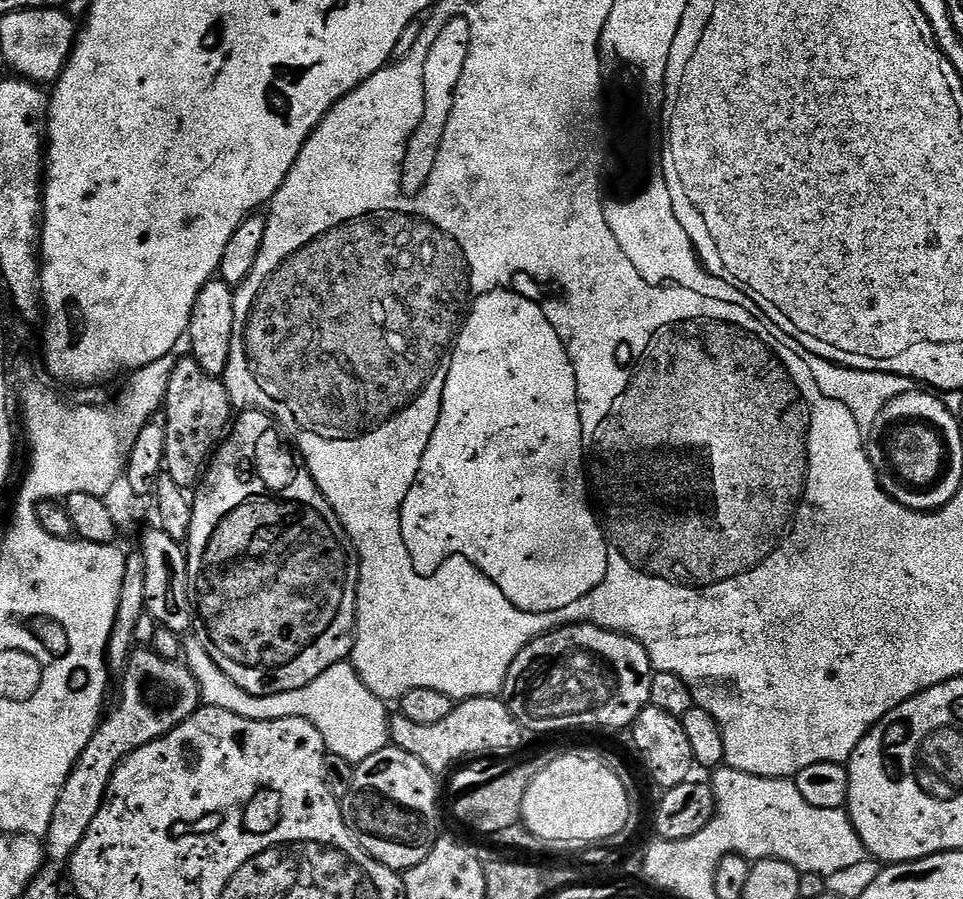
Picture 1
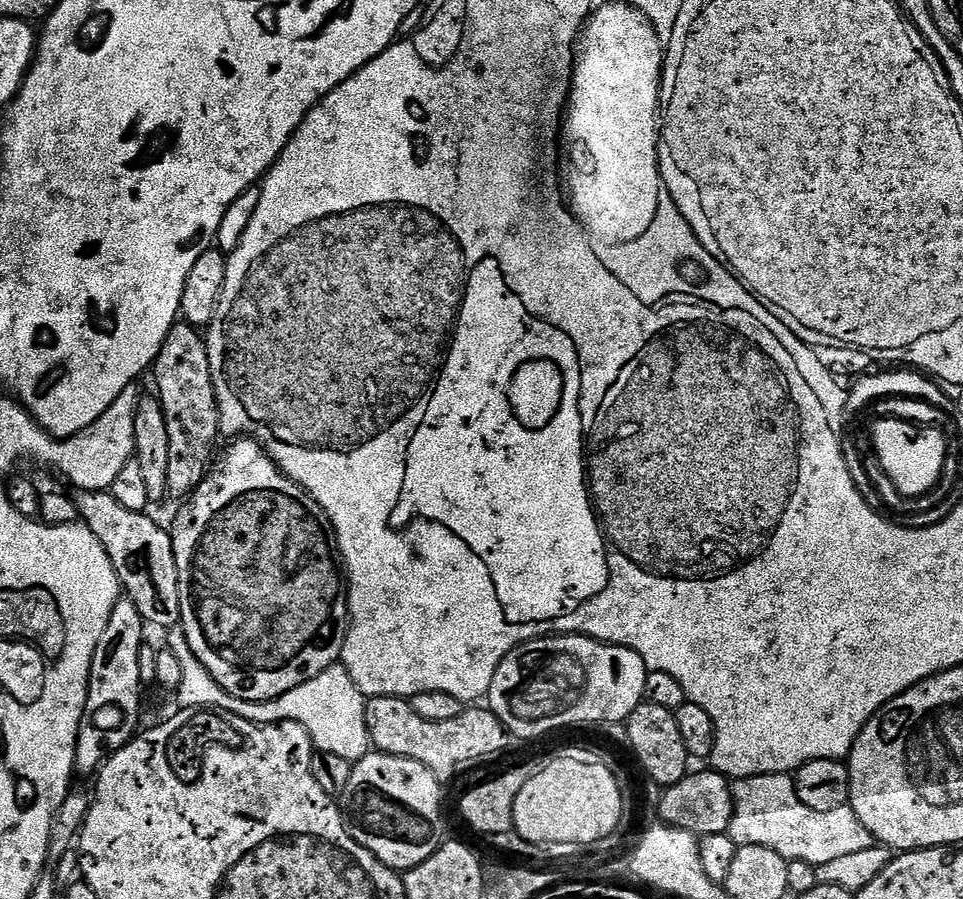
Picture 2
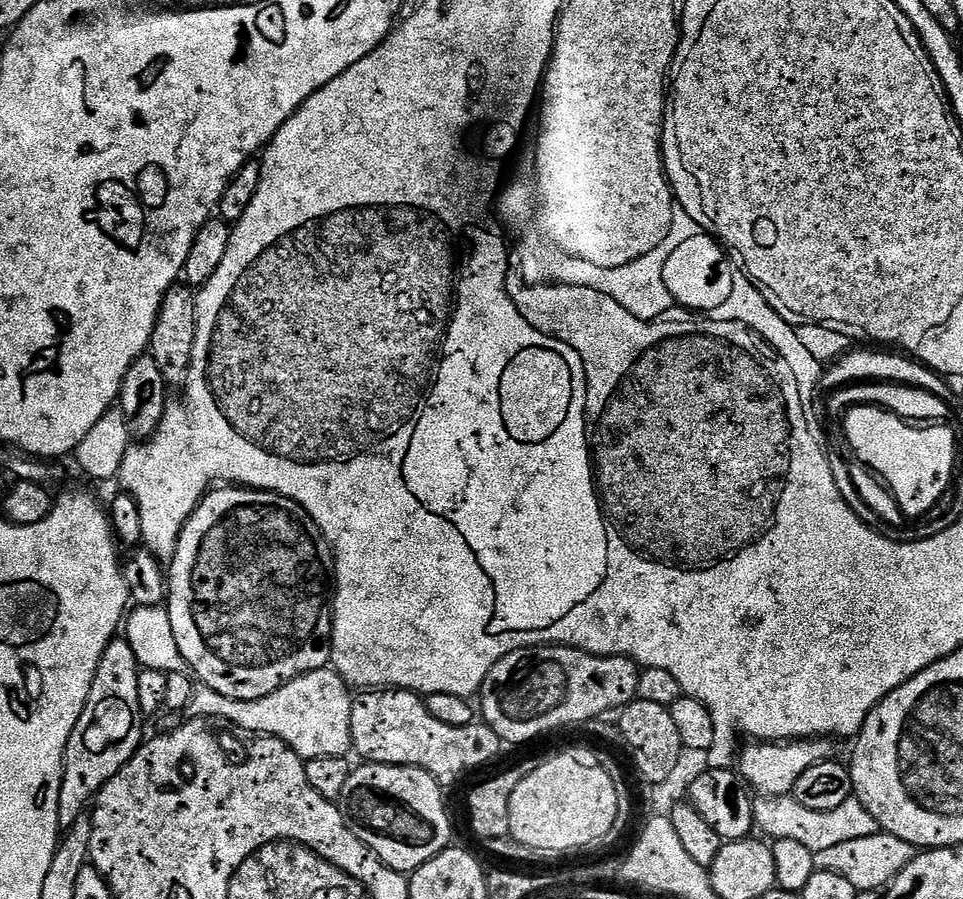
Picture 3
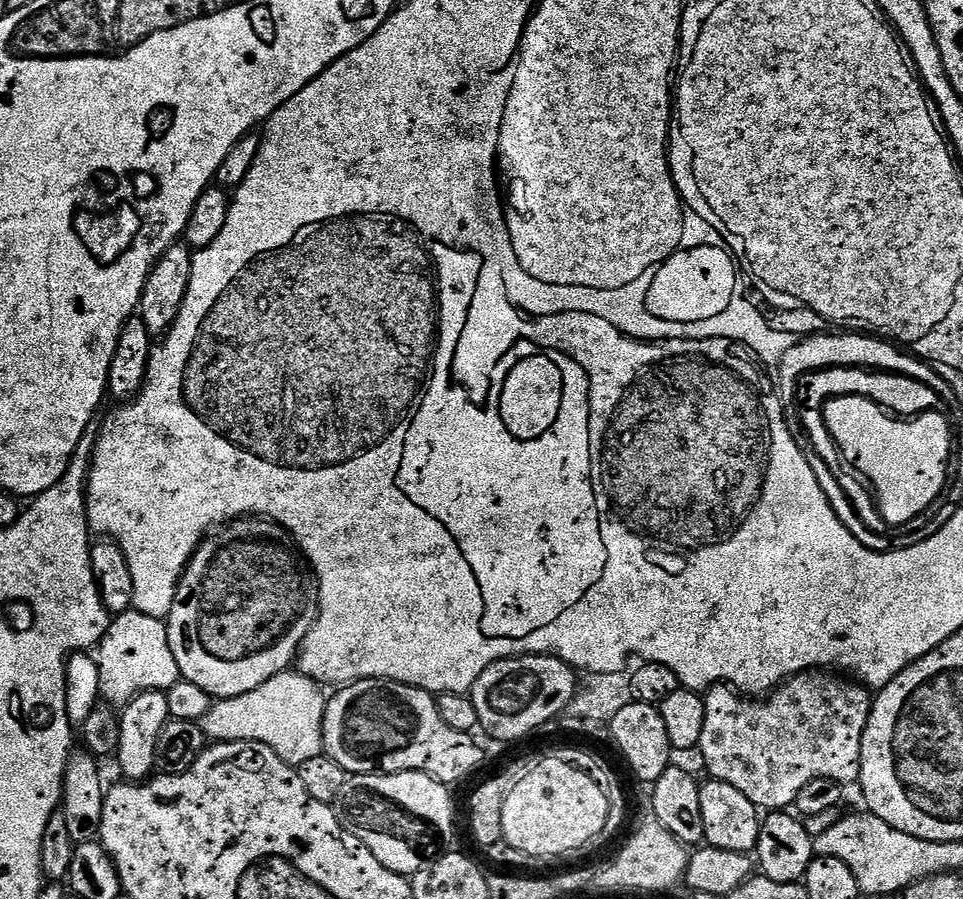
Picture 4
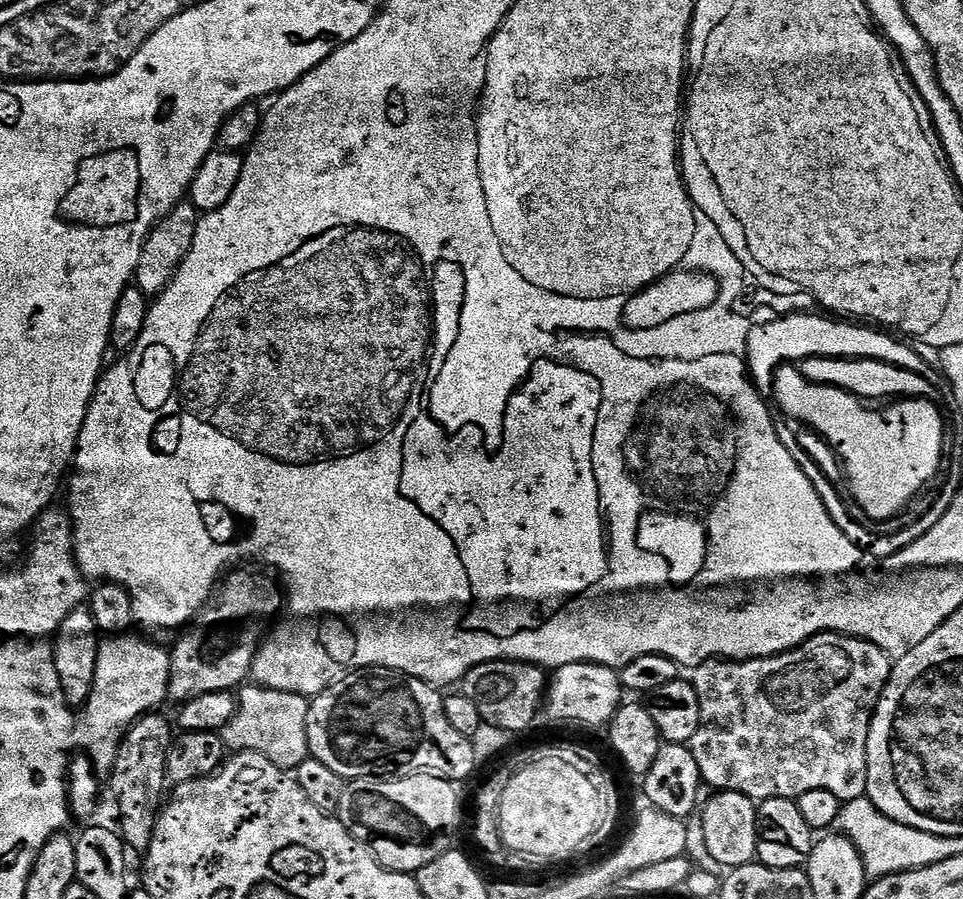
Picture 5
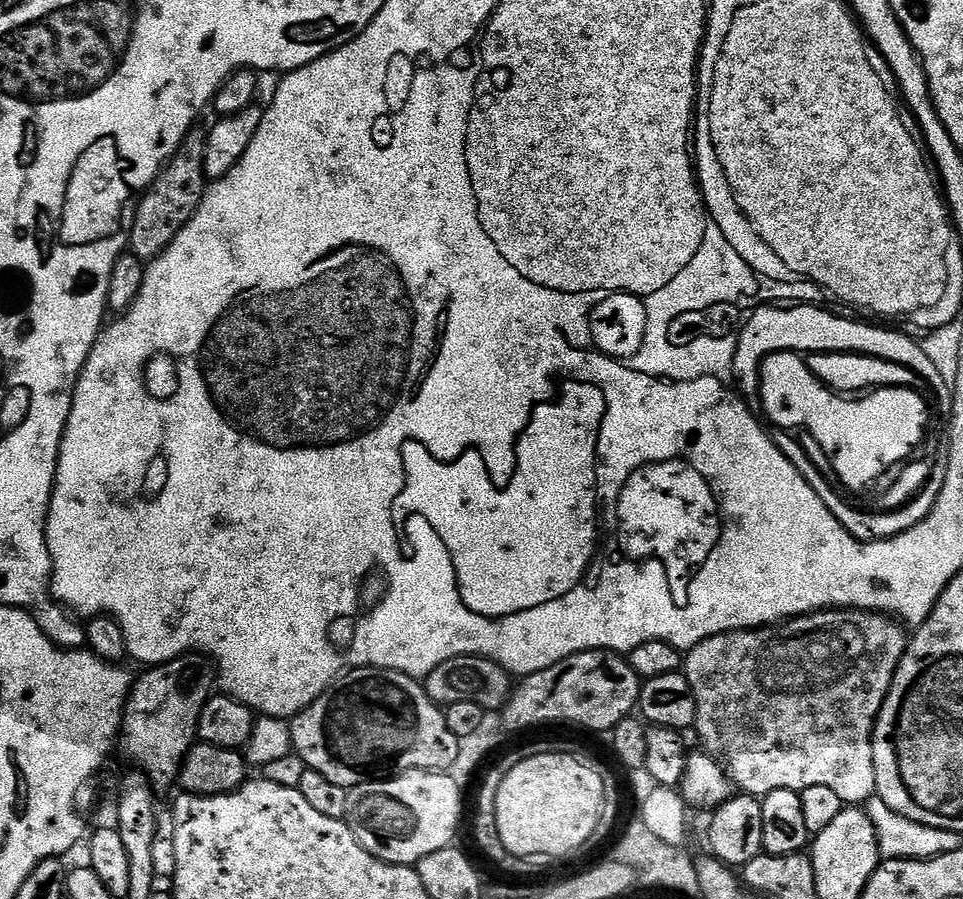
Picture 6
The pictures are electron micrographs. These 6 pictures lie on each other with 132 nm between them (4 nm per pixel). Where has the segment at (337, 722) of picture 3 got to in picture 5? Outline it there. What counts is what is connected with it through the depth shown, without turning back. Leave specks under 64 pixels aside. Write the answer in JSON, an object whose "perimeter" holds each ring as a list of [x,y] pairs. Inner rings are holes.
{"perimeter":[[[244,686],[239,689],[236,702],[236,719],[225,726],[222,733],[224,747],[229,753],[257,752],[270,762],[285,770],[296,769],[301,762],[309,759],[306,738],[306,714],[309,697],[299,696],[259,686]]]}

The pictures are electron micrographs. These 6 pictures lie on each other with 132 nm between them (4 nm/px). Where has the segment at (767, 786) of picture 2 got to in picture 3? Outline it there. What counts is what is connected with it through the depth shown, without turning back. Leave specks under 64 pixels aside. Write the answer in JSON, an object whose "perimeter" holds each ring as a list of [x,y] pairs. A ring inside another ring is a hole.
{"perimeter":[[[791,795],[766,796],[757,799],[754,804],[754,824],[757,829],[772,835],[773,841],[793,840],[802,842],[812,853],[818,850],[830,850],[830,846],[839,846],[842,842],[854,842],[854,838],[866,838],[881,831],[879,822],[855,798],[842,802],[838,810],[819,812],[806,810]]]}

